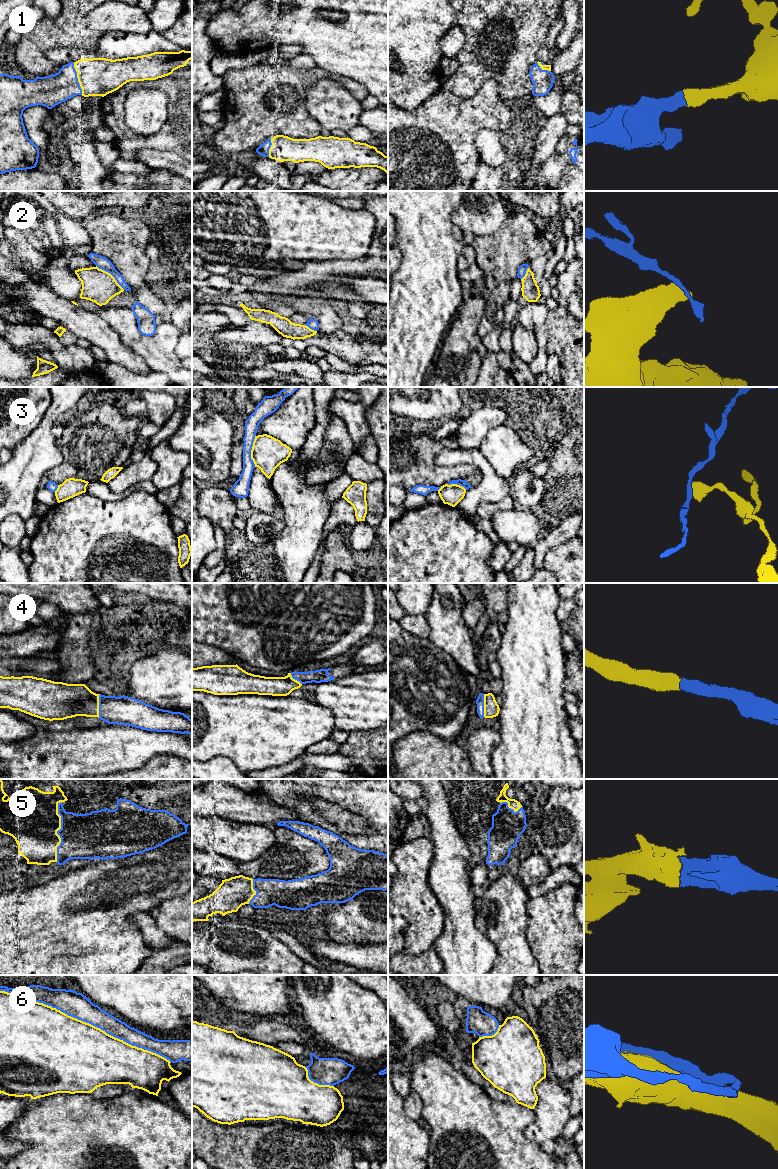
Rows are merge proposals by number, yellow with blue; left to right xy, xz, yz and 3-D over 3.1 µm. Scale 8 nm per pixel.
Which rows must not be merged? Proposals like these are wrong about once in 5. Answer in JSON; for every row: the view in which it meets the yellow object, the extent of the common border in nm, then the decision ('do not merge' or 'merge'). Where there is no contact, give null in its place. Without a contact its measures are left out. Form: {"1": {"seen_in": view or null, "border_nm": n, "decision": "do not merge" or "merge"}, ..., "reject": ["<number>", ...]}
{"1": {"seen_in": "xy", "border_nm": 280, "decision": "merge"}, "2": {"seen_in": "xy", "border_nm": 300, "decision": "do not merge"}, "3": {"seen_in": "xz", "border_nm": 260, "decision": "do not merge"}, "4": {"seen_in": "xy", "border_nm": 190, "decision": "merge"}, "5": {"seen_in": "xy", "border_nm": 480, "decision": "merge"}, "6": {"seen_in": "xy", "border_nm": 1500, "decision": "do not merge"}, "reject": ["2", "3", "6"]}

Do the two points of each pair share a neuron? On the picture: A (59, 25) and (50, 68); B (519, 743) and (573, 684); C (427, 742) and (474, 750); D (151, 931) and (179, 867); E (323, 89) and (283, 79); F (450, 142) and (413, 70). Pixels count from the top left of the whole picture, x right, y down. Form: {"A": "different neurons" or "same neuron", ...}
{"A": "same neuron", "B": "different neurons", "C": "different neurons", "D": "different neurons", "E": "different neurons", "F": "different neurons"}

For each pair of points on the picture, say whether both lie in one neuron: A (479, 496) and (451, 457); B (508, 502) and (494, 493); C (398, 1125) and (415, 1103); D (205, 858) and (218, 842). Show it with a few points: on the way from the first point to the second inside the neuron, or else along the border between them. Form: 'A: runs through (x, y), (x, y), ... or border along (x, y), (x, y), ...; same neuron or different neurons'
A: runs through (485, 481), (485, 470), (472, 457), (466, 457); same neuron
B: border along (511, 493), (496, 502), (481, 502), (479, 504); different neurons
C: border along (404, 1099), (404, 1112), (412, 1119), (421, 1121); different neurons
D: border along (202, 850), (232, 859); different neurons

